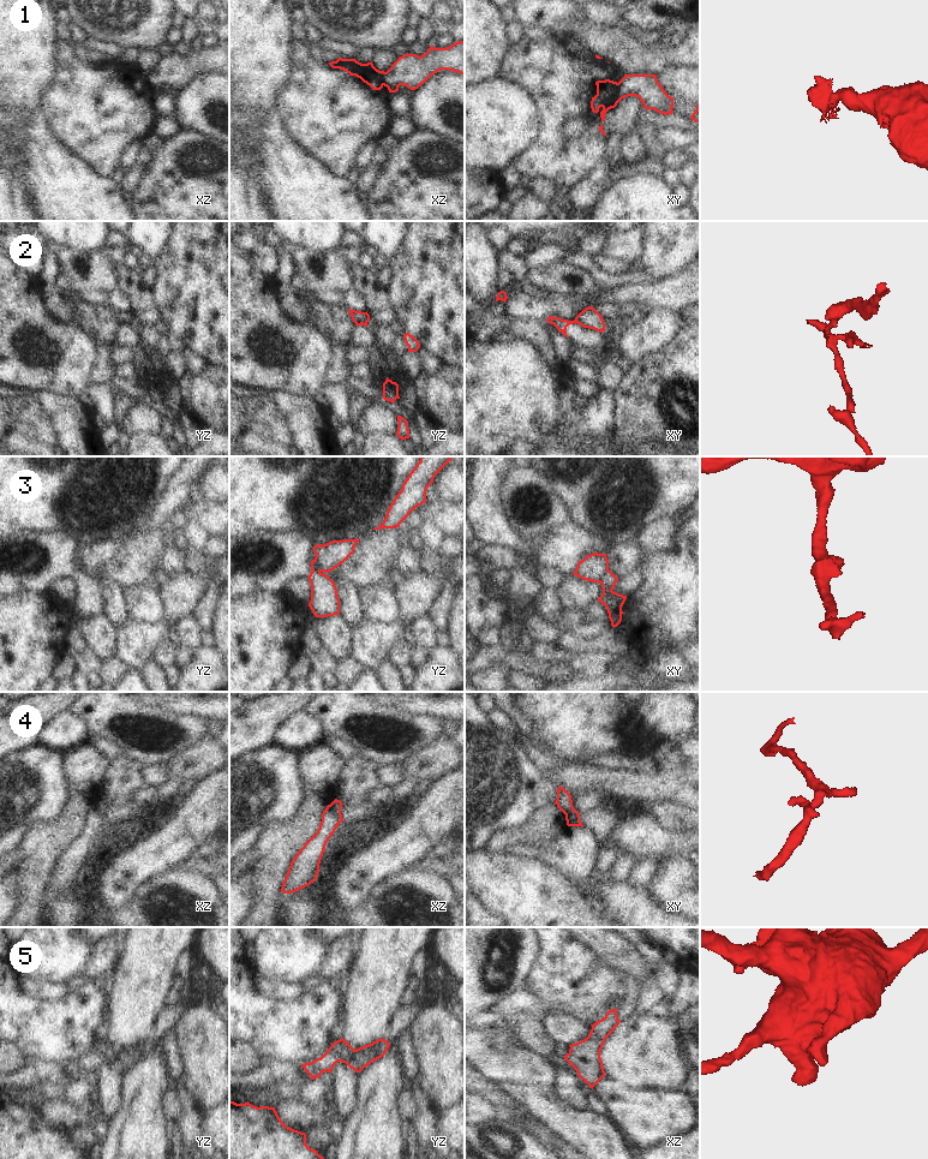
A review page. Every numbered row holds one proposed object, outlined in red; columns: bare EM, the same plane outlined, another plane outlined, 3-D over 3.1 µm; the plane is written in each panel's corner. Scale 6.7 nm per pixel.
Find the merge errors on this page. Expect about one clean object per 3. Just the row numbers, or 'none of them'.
1, 2, 3, 4

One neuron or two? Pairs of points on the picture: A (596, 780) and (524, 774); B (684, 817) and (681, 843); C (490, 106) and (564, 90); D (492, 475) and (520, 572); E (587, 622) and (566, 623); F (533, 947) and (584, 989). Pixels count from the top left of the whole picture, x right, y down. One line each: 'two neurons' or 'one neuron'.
A: two neurons
B: two neurons
C: two neurons
D: two neurons
E: one neuron
F: two neurons

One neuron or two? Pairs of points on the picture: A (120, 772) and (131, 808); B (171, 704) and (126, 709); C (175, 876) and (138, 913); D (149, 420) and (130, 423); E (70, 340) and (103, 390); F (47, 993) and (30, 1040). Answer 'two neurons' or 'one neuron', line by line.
A: two neurons
B: two neurons
C: one neuron
D: one neuron
E: two neurons
F: two neurons

